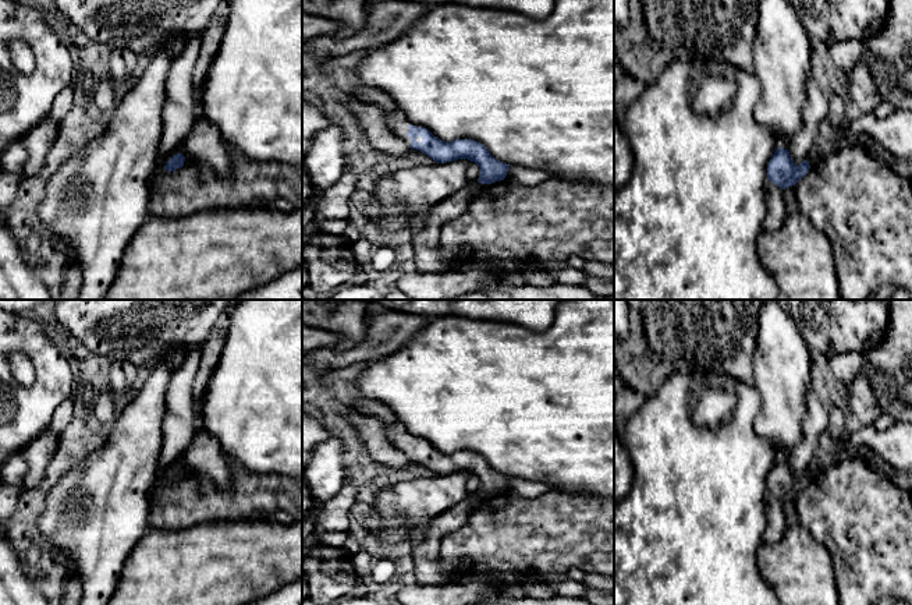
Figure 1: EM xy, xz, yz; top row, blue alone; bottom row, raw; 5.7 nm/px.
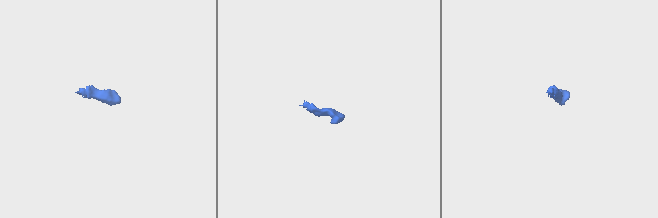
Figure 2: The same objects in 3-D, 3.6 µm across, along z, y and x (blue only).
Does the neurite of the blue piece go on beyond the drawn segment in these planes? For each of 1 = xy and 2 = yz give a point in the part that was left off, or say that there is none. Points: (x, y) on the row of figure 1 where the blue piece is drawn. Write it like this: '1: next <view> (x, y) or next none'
1: next none
2: next none

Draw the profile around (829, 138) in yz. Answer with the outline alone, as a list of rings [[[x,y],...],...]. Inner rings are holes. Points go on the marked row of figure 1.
[[[824,118],[819,123],[808,162],[810,166],[815,166],[826,155],[852,145],[869,146],[869,138],[866,135],[856,135],[841,125],[833,125]]]

